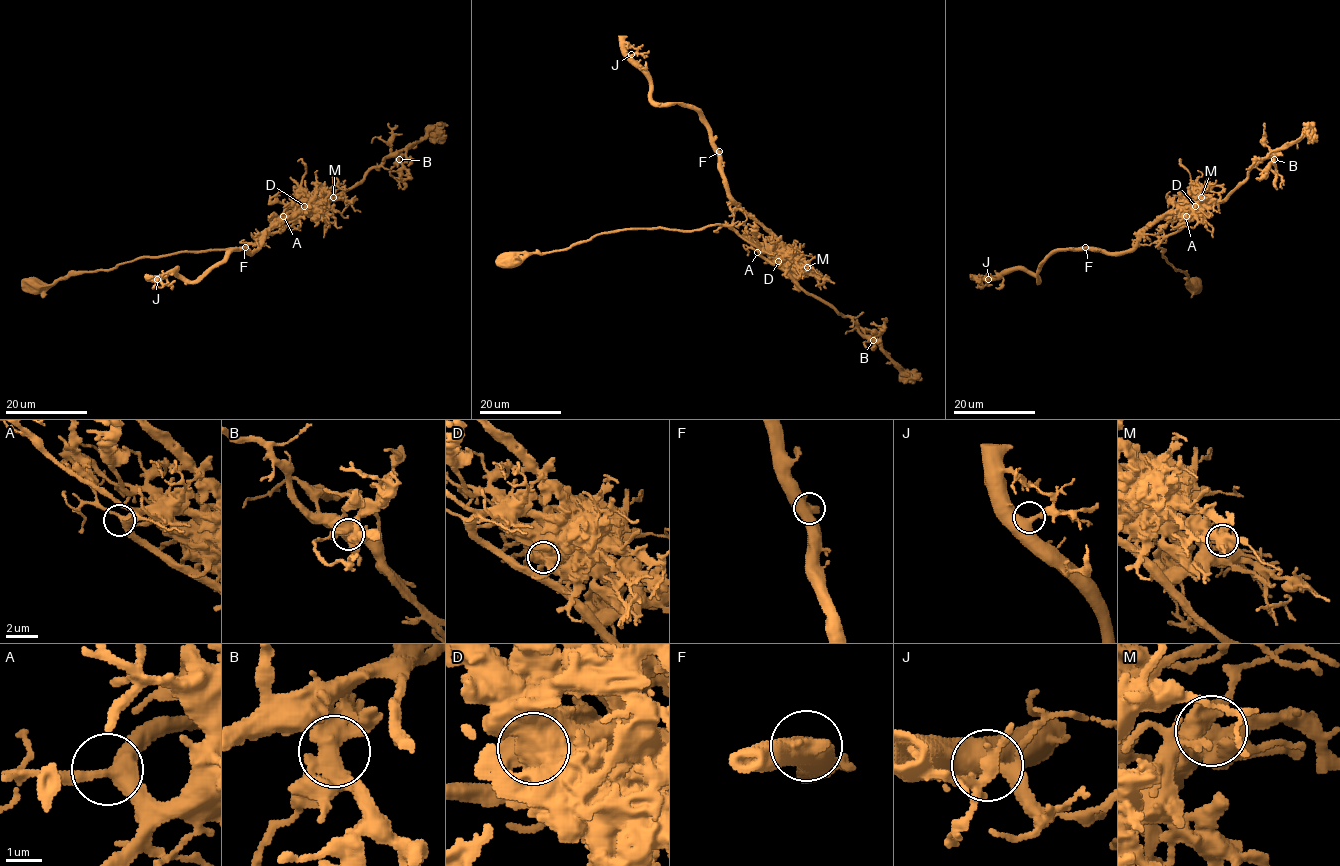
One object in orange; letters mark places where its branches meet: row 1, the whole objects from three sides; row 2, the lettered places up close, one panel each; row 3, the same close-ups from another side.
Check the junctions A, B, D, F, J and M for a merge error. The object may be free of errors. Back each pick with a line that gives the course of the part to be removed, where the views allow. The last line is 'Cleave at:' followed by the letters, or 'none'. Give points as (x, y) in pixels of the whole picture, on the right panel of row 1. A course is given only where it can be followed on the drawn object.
D: (1195, 206), (1166, 212), (1128, 250), (1055, 250), (1040, 266), (1038, 281), (1007, 269), (978, 279), (982, 288)
Cleave at: D

